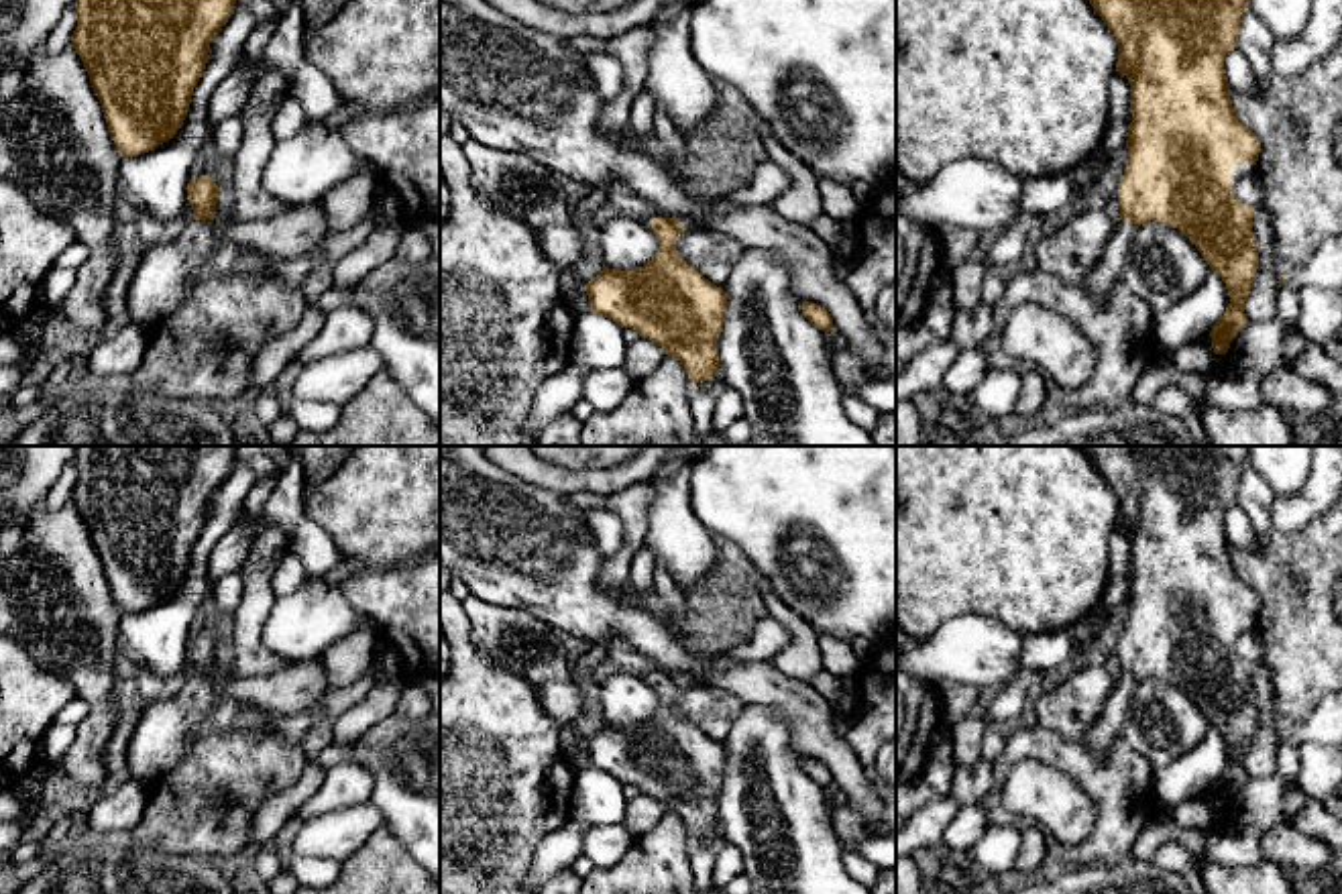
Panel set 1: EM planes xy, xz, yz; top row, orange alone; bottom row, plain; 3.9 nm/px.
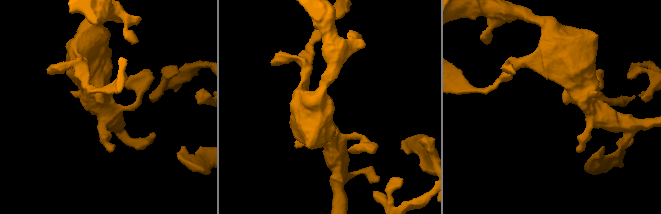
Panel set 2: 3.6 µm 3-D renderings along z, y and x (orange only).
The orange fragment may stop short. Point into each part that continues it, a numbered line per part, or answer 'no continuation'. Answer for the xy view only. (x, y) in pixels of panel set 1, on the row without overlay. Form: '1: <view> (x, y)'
1: xy (165, 732)

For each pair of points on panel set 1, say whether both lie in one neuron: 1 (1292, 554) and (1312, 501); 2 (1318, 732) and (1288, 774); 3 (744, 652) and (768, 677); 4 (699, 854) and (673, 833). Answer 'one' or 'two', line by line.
1: two
2: one
3: two
4: two

